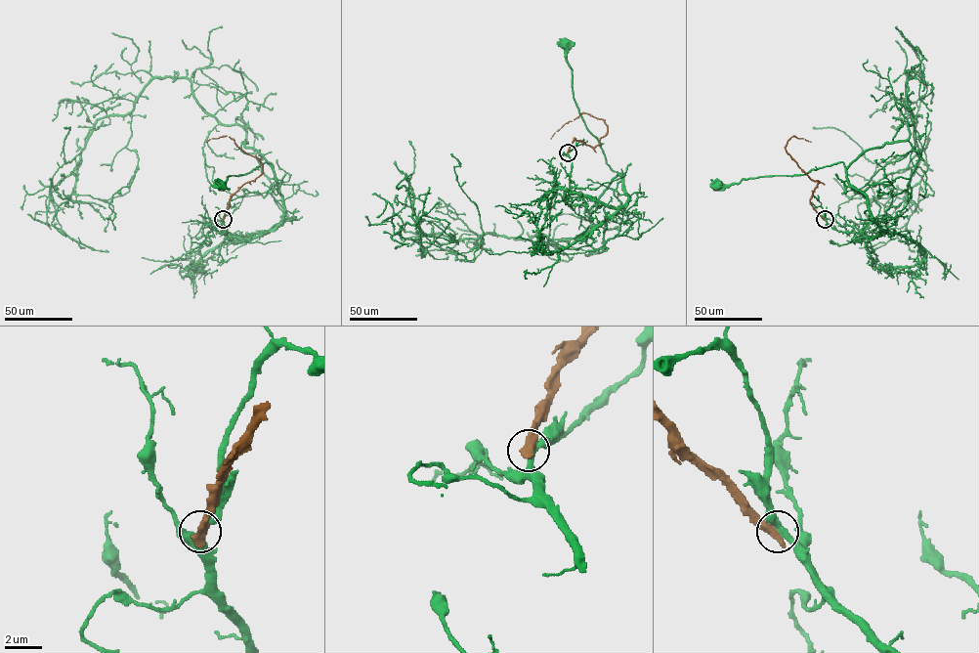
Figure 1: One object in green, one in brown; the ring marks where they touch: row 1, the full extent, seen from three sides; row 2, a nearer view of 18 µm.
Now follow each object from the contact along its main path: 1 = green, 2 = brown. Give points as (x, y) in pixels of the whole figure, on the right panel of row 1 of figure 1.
1: (825, 219), (838, 231), (867, 239), (879, 232), (867, 196), (849, 183), (842, 162), (803, 174), (717, 185)
2: (825, 219), (810, 202), (819, 182), (811, 180), (785, 149), (792, 136), (811, 142)

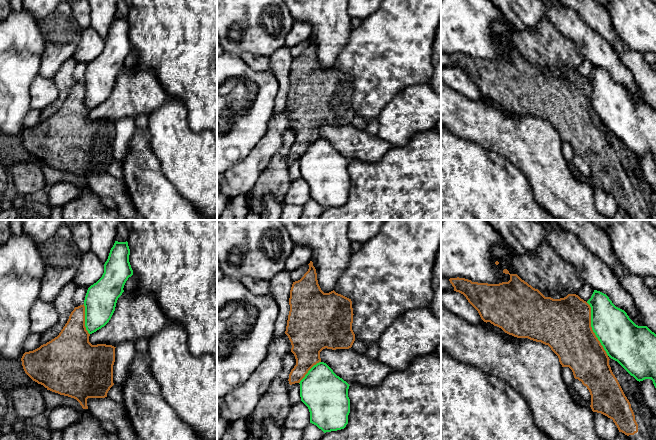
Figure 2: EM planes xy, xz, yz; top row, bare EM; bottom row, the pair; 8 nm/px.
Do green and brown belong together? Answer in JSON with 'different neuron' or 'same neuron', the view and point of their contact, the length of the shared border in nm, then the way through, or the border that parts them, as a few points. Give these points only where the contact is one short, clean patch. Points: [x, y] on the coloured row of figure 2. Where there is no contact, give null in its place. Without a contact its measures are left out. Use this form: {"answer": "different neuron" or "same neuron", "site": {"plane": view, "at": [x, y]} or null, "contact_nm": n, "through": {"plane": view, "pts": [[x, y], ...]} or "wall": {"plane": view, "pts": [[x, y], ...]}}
{"answer": "different neuron", "site": {"plane": "yz", "at": [592, 329]}, "contact_nm": 460}

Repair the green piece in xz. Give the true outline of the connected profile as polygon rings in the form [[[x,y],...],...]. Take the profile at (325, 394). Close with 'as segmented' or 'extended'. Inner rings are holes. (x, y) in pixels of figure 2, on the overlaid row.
[[[324,362],[314,365],[300,381],[301,401],[308,407],[310,423],[324,433],[344,429],[348,424],[349,384]]] | as segmented

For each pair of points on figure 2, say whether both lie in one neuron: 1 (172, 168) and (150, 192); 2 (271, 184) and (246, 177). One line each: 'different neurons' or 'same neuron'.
1: different neurons
2: different neurons

